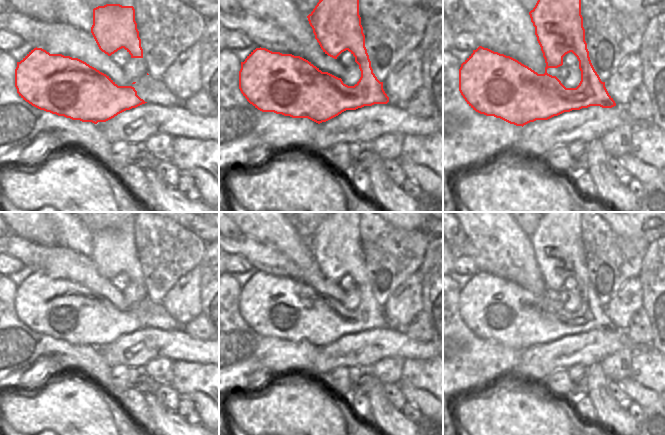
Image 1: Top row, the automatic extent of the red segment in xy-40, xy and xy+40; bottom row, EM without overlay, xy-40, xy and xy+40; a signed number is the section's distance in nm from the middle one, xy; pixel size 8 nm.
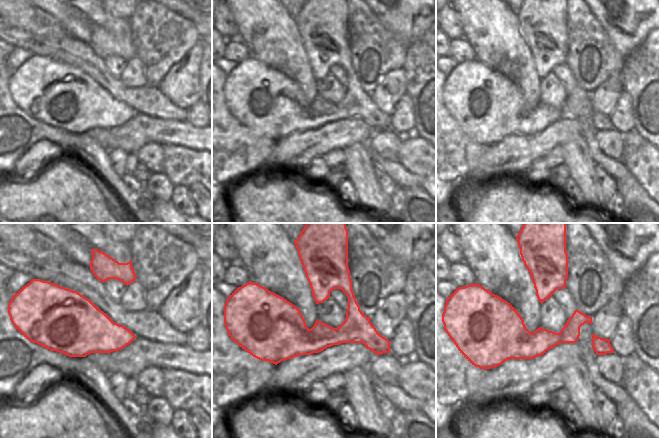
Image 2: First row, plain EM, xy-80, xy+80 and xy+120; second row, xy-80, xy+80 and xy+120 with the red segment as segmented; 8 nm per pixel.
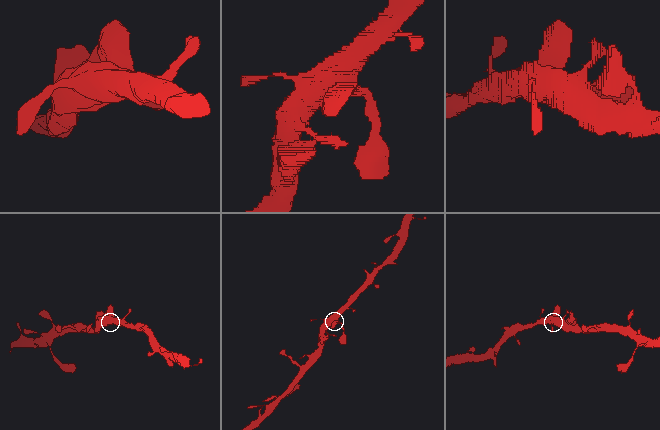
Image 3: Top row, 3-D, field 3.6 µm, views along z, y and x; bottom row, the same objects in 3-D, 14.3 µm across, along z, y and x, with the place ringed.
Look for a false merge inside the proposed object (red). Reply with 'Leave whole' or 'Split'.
Split

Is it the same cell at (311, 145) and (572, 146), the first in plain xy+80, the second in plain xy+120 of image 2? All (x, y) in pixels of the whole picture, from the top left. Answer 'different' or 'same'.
different

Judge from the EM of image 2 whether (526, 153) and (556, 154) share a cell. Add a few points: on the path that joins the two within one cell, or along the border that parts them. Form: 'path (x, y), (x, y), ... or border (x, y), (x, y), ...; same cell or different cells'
border (561, 144), (553, 147), (543, 156); different cells

